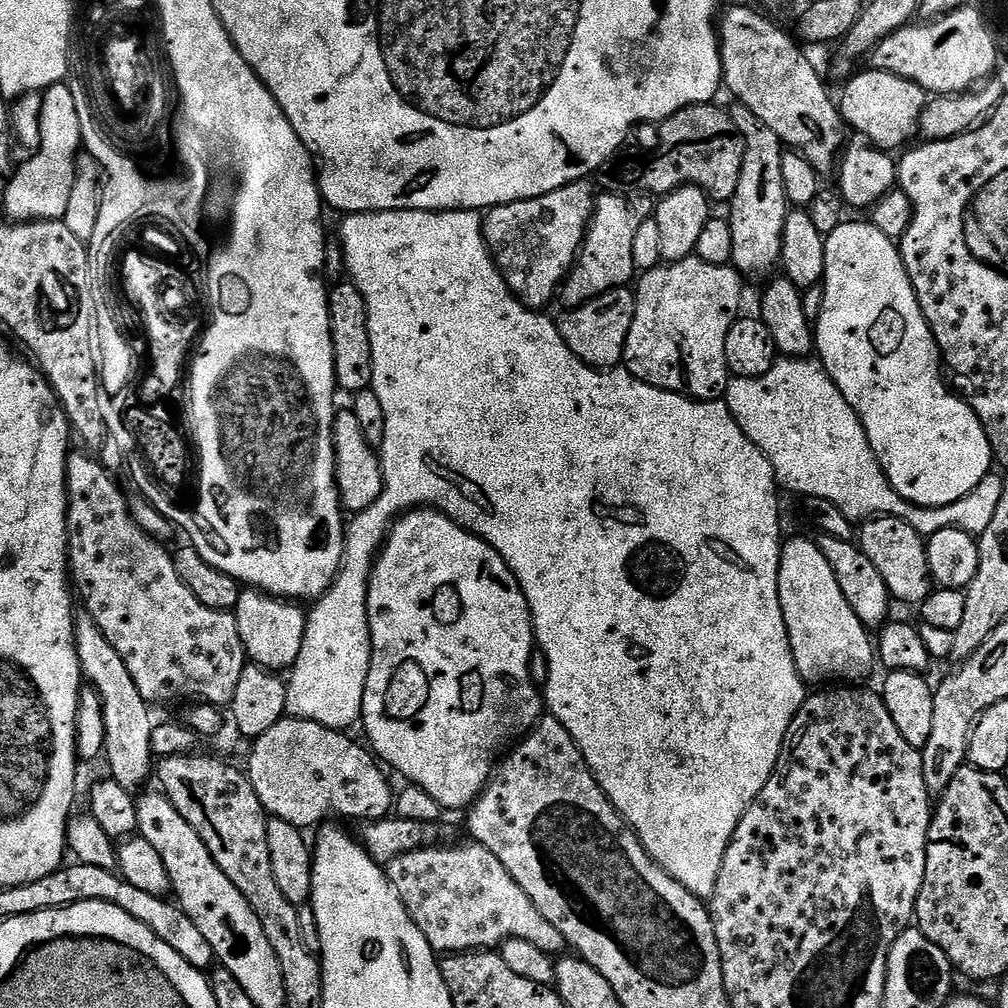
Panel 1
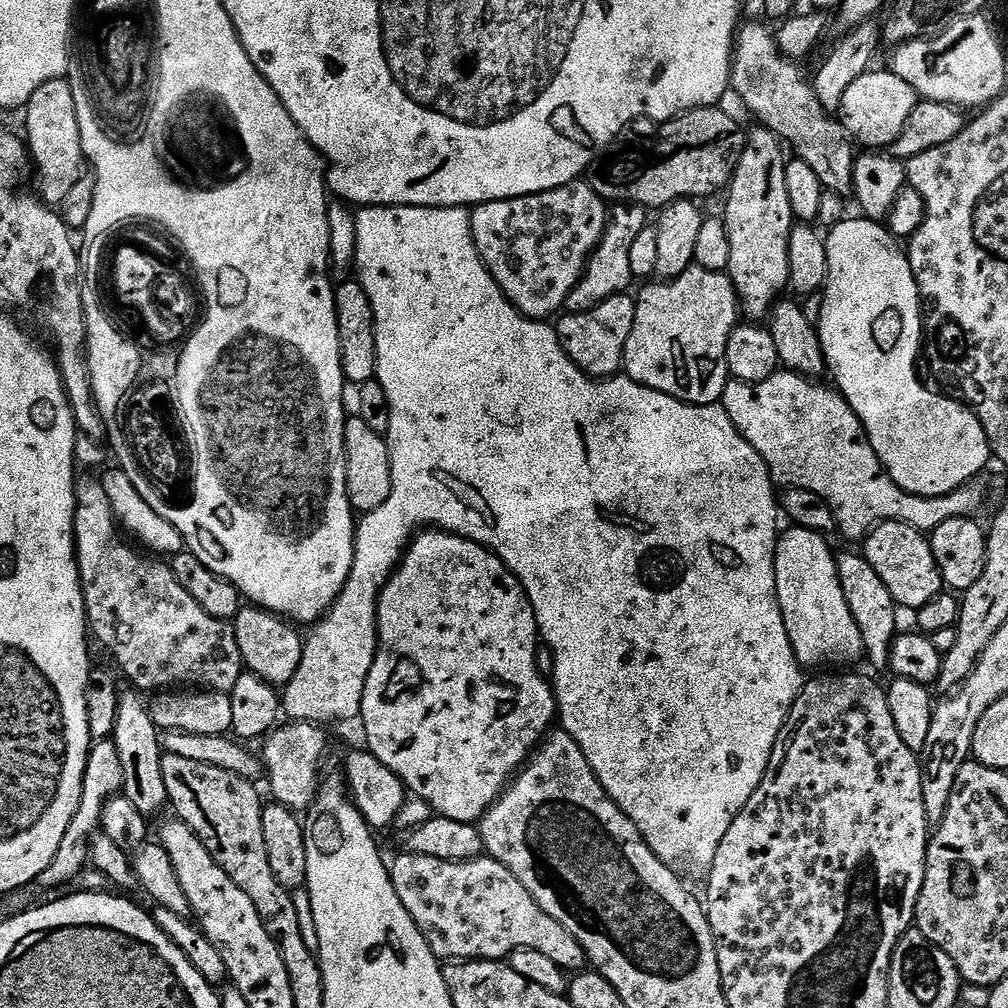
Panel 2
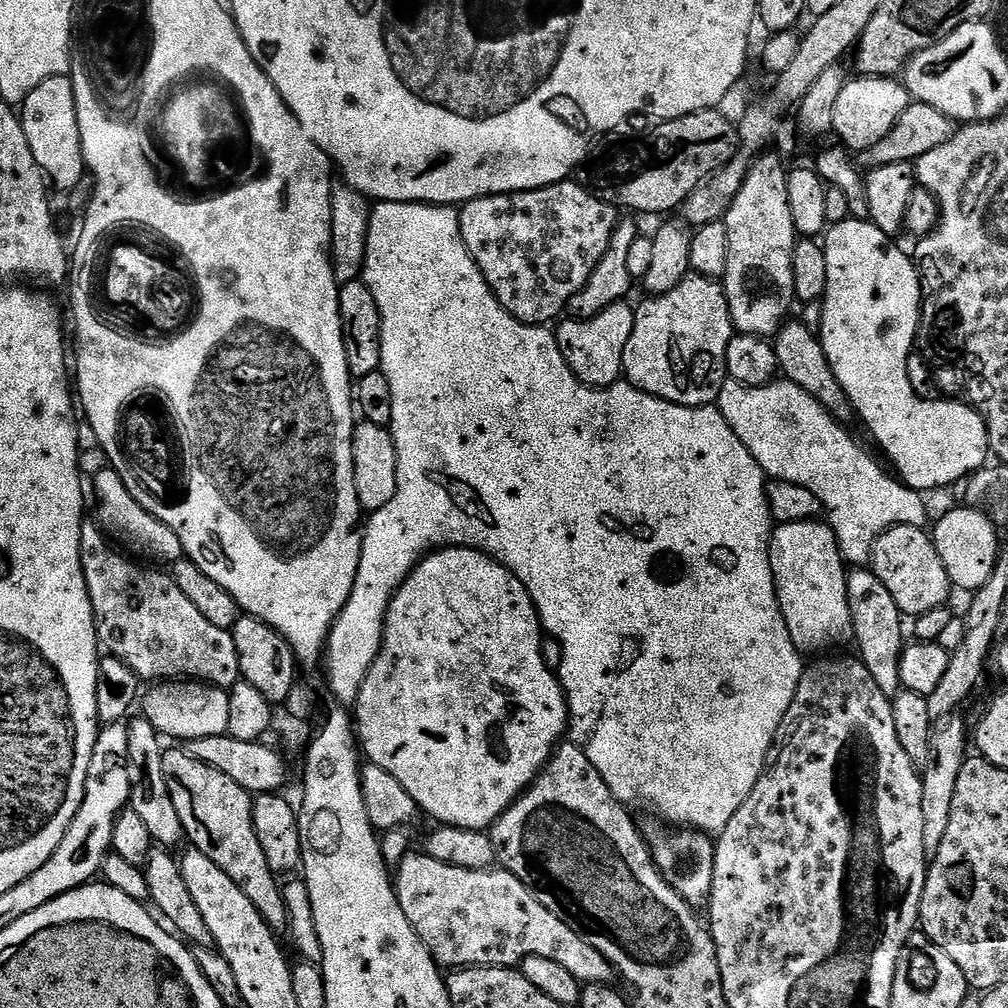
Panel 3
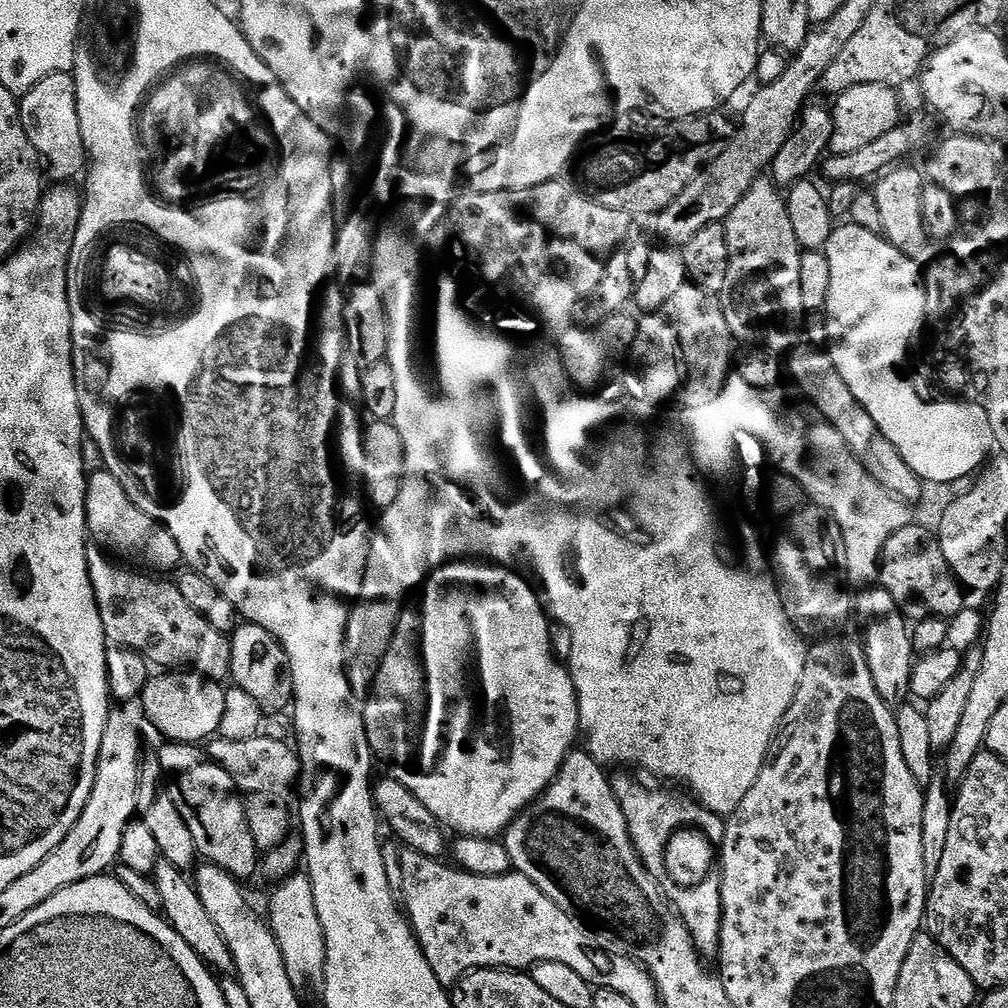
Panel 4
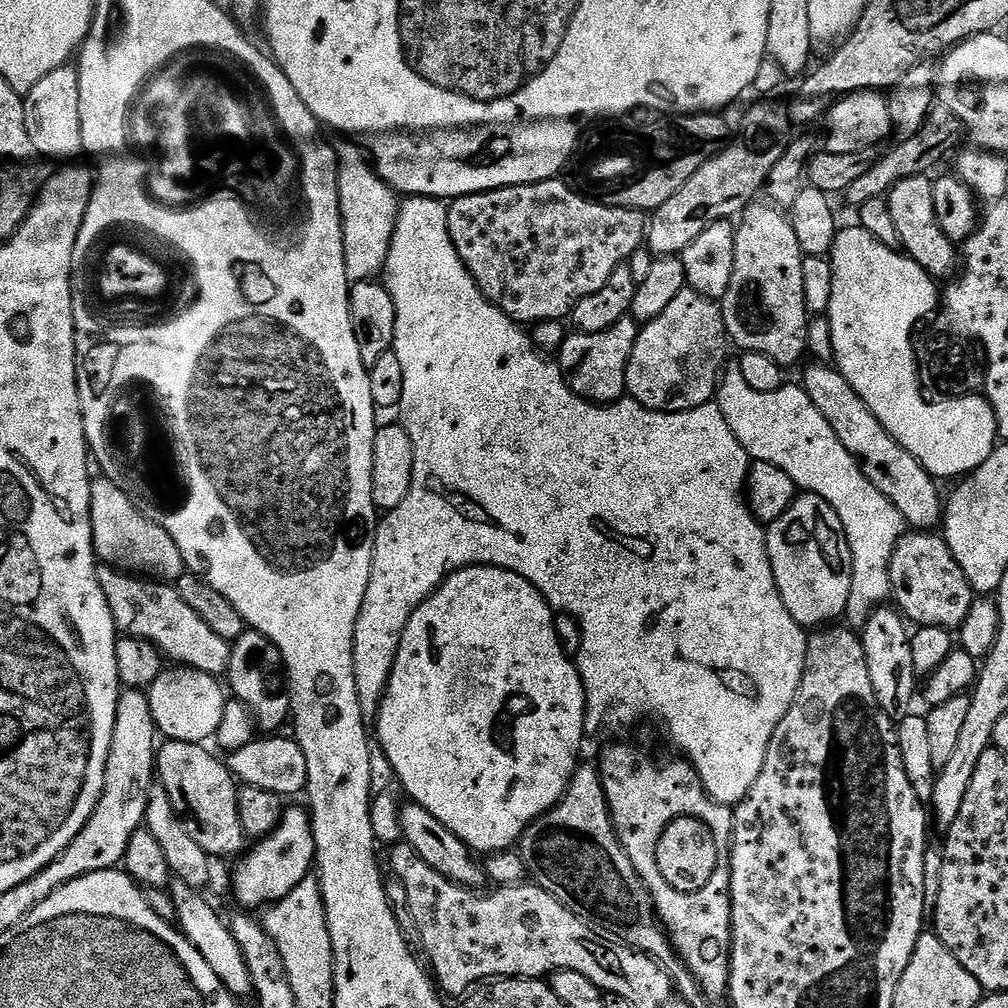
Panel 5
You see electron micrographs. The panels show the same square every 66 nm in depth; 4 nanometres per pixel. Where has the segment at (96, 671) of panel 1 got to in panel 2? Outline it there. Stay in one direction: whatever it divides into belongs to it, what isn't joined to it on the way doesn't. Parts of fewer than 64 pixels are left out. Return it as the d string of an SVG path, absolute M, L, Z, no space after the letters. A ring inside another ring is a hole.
M132 690L121 695L118 718L110 738L116 744L118 759L122 762L122 795L130 798L130 802L134 802L134 807L142 810L144 816L155 818L163 808L169 807L166 778L162 778L162 736L145 701L143 704L139 698Z

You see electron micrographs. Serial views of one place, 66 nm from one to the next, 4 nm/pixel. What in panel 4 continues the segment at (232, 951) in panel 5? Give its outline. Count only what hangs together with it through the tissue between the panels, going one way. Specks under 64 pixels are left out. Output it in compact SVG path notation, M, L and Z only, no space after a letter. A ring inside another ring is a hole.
M163 858L158 862L154 879L158 886L158 894L162 898L163 917L168 924L198 954L209 968L220 974L228 974L233 971L230 946L226 946L226 938L222 938L222 930L214 926L214 918L202 906L202 898L198 898L198 890L190 879L189 873L178 870L178 866L170 866Z

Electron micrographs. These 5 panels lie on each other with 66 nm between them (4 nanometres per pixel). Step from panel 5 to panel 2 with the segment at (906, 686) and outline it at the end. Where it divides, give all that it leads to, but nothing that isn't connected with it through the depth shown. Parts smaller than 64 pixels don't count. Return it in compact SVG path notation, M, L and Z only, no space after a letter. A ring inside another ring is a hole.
M859 551L840 552L836 557L838 566L838 582L842 582L842 594L846 594L846 606L850 606L850 614L854 614L854 622L858 622L858 634L862 634L864 656L876 668L888 668L890 650L898 635L896 628L896 612L898 606L894 598L890 598L890 590L882 583L882 578L874 571L874 566Z

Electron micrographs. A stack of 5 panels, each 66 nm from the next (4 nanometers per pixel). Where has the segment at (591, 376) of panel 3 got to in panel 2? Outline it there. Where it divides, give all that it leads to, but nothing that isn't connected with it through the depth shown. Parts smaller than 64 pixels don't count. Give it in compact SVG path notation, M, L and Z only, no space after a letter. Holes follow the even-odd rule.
M621 294L606 298L606 302L602 302L602 306L594 306L594 310L561 315L554 327L566 354L586 375L607 378L617 375L623 369L626 338L630 338L630 330L634 330L635 317L635 299L631 295Z

